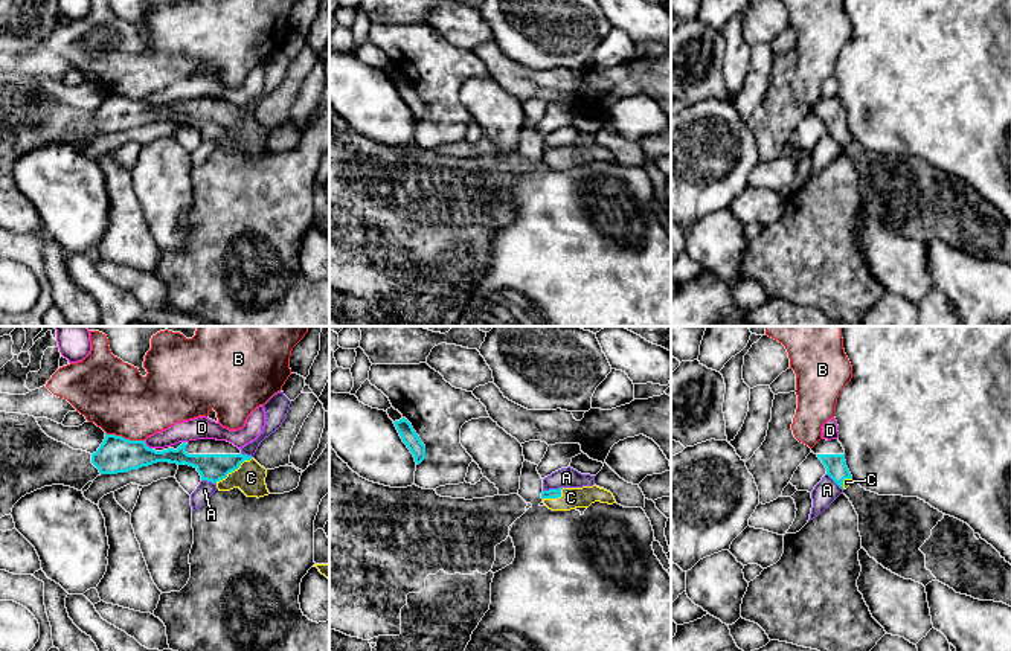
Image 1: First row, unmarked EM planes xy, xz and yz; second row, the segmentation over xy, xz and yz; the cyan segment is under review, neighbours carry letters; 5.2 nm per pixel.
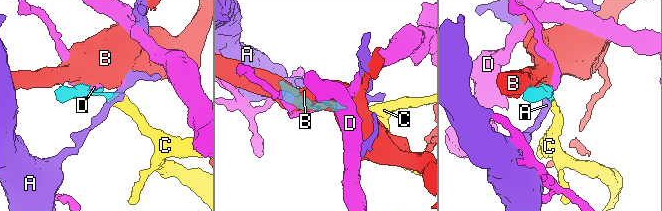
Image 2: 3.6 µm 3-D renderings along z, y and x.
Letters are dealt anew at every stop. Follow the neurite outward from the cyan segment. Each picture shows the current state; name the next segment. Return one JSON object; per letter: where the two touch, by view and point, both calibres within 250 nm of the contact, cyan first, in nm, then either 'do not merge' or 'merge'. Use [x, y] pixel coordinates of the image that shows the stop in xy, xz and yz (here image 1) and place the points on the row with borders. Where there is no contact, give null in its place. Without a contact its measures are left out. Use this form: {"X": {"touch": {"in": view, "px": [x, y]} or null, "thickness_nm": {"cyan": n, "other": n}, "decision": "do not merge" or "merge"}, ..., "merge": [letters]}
{"A": {"touch": {"in": "xz", "px": [552, 490]}, "thickness_nm": {"cyan": 50, "other": 110}, "decision": "do not merge"}, "B": {"touch": {"in": "xy", "px": [124, 438]}, "thickness_nm": {"cyan": 190, "other": 360}, "decision": "do not merge"}, "C": {"touch": {"in": "xy", "px": [234, 470]}, "thickness_nm": {"cyan": 140, "other": 160}, "decision": "merge"}, "D": {"touch": {"in": "xy", "px": [148, 447]}, "thickness_nm": {"cyan": 190, "other": 110}, "decision": "do not merge"}, "merge": ["C"]}

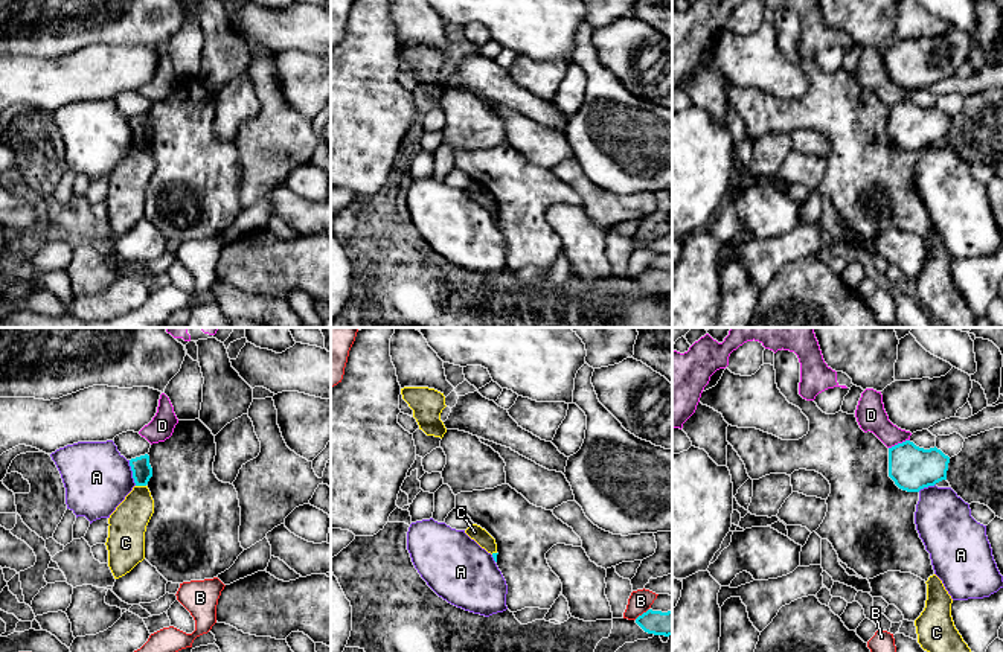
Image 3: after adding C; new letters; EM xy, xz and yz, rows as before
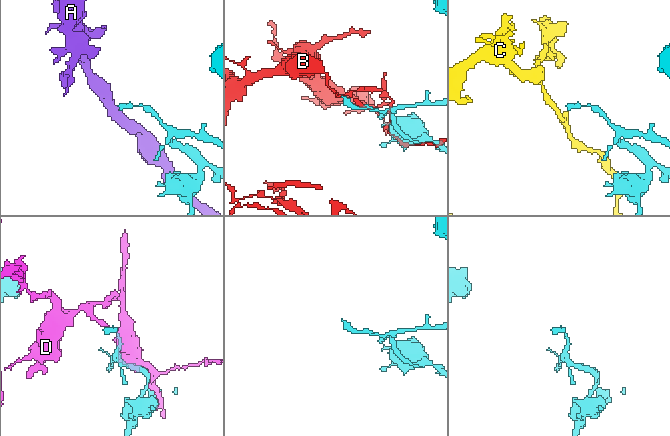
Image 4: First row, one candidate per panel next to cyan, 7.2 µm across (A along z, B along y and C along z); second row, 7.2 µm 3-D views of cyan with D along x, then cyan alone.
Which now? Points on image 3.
{"A": {"touch": {"in": "xy", "px": [133, 473]}, "thickness_nm": {"cyan": 110, "other": 360}, "decision": "do not merge"}, "B": {"touch": {"in": "xz", "px": [642, 614]}, "thickness_nm": {"cyan": 130, "other": 120}, "decision": "do not merge"}, "C": {"touch": {"in": "xy", "px": [140, 485]}, "thickness_nm": {"cyan": 110, "other": 190}, "decision": "do not merge"}, "D": {"touch": {"in": "yz", "px": [898, 444]}, "thickness_nm": {"cyan": 240, "other": 160}, "decision": "do not merge"}, "merge": []}

